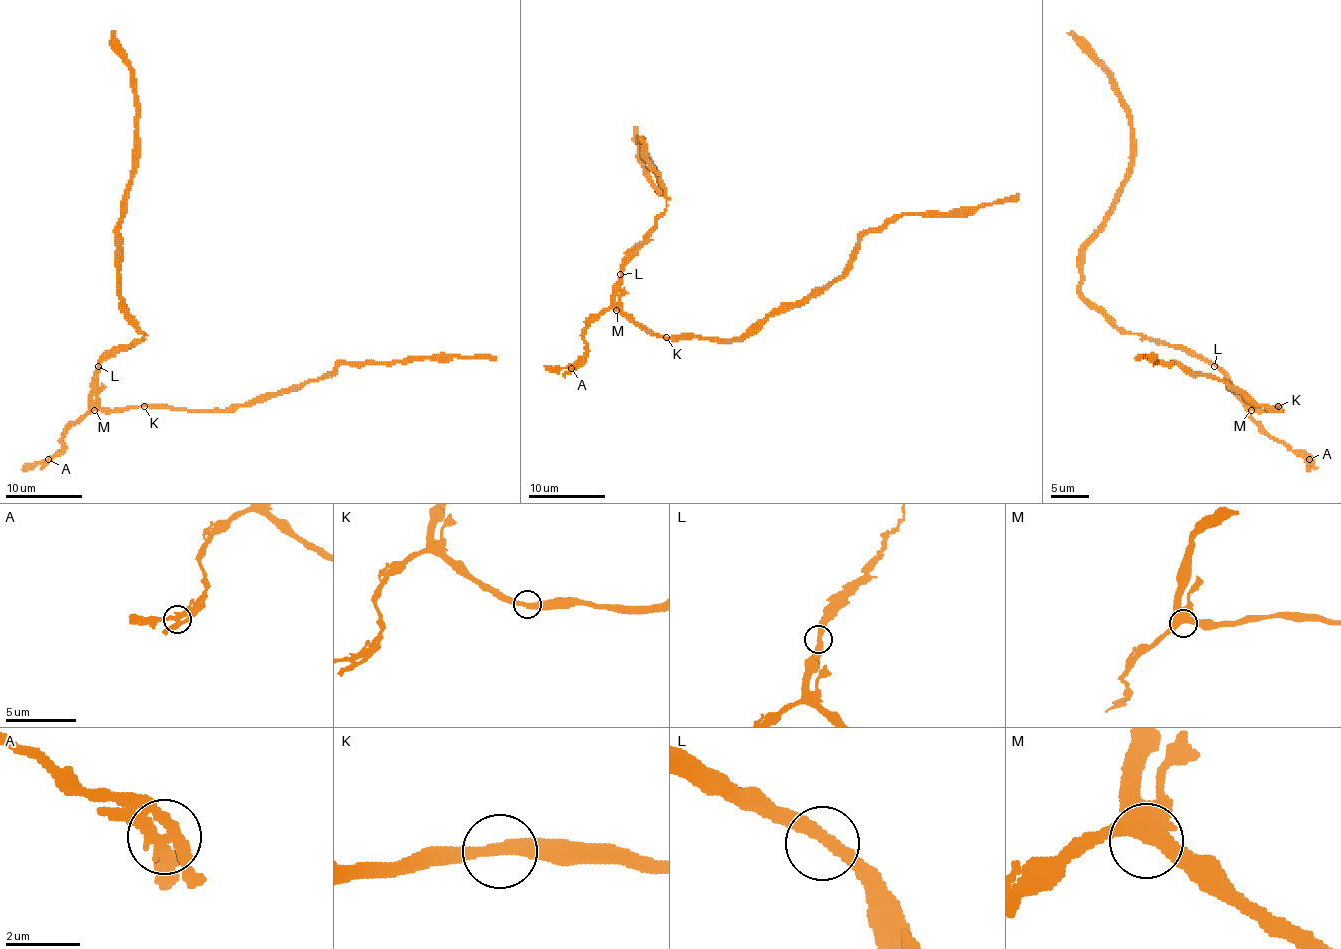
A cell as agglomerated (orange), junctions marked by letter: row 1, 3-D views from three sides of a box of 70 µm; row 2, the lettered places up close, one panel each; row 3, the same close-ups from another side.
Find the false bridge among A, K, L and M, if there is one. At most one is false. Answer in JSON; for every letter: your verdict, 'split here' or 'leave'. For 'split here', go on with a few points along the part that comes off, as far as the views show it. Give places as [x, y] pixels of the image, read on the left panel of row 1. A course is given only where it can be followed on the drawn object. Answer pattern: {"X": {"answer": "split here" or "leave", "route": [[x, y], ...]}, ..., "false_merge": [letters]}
{"A": {"answer": "split here", "route": [[48, 460], [21, 469]]}, "K": {"answer": "leave"}, "L": {"answer": "leave"}, "M": {"answer": "leave"}, "false_merge": ["A"]}

